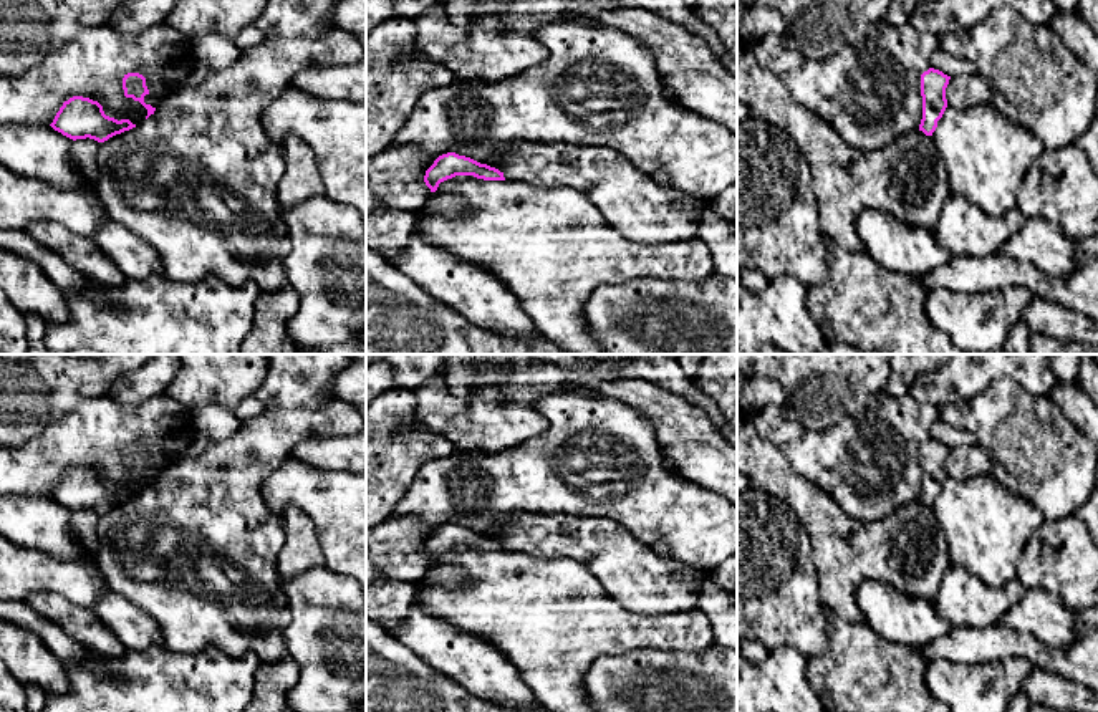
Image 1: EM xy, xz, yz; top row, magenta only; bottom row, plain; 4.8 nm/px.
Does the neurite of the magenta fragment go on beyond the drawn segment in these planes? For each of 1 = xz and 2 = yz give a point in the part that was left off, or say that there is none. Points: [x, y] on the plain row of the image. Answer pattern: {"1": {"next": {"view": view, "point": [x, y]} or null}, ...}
{"1": {"next": null}, "2": {"next": null}}

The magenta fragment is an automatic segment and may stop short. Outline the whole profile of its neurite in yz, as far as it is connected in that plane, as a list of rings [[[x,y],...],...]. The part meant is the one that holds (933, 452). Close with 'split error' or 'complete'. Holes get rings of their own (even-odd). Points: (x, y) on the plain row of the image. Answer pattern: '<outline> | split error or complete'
[[[929,439],[921,445],[922,490],[919,502],[926,507],[932,507],[937,498],[937,492],[947,479],[946,459],[949,450],[951,447],[934,439]]] | complete

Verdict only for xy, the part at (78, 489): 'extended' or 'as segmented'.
as segmented

